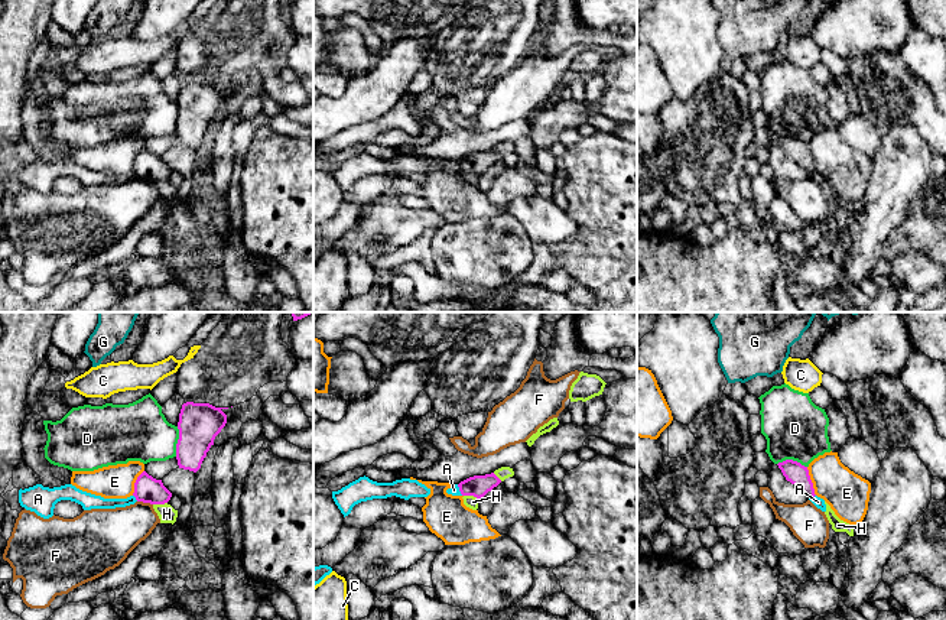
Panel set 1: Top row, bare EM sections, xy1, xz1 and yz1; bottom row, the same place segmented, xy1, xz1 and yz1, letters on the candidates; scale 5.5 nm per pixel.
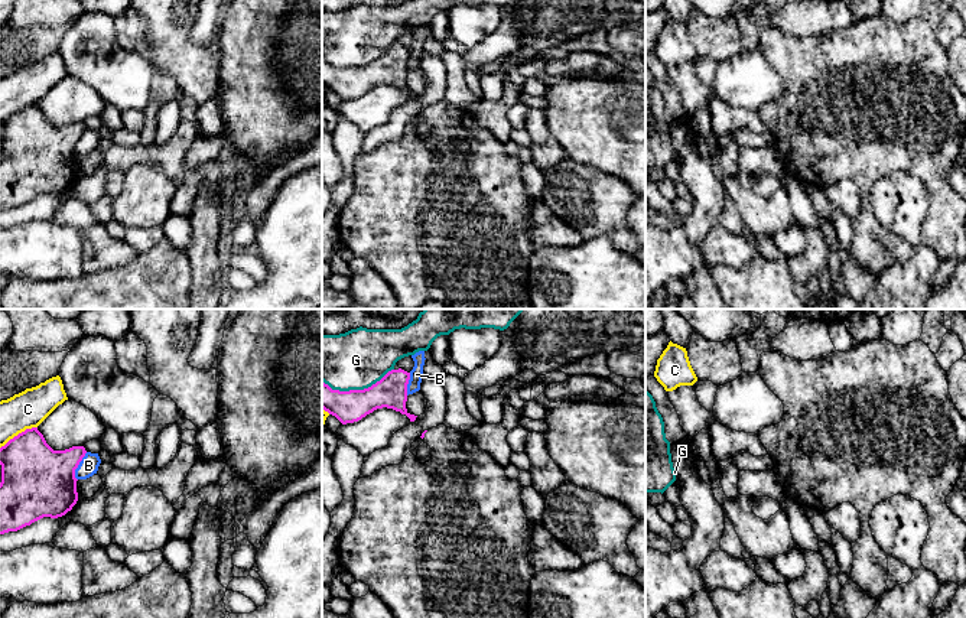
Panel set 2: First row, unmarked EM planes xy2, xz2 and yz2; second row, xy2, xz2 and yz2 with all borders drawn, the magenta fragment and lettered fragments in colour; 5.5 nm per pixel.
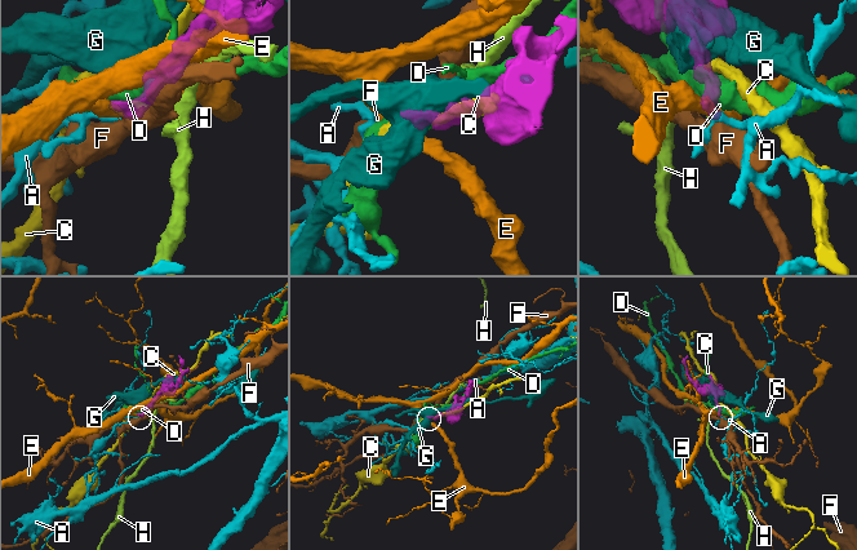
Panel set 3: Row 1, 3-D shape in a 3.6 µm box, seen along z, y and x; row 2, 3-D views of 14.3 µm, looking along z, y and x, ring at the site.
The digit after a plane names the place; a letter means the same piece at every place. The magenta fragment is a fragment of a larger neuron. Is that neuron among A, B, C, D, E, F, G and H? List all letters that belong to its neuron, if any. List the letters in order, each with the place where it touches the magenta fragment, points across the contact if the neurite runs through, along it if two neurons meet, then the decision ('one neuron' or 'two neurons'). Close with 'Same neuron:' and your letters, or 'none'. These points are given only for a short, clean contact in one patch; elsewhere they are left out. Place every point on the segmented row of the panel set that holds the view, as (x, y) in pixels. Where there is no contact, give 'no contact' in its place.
A: contact yz1 (812, 496); border yz1 (815, 494), (809, 499); two neurons
B: contact xy2 (77, 467); two neurons
C: contact xy2 (19, 433); two neurons
D: contact xy1 (178, 441); two neurons
E: contact yz1 (810, 481); border yz1 (806, 467), (816, 494); two neurons
F: contact xy1 (145, 502); two neurons
G: contact xz2 (357, 390); two neurons
H: contact xz1 (471, 494); border xz1 (464, 494), (472, 494), (478, 499); two neurons
Same neuron: none

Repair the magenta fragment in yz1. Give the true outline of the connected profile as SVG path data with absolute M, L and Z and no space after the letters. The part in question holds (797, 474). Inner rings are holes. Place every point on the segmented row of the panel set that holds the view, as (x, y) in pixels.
M786 460L777 465L786 480L799 487L809 499L816 496L807 467L793 460Z

